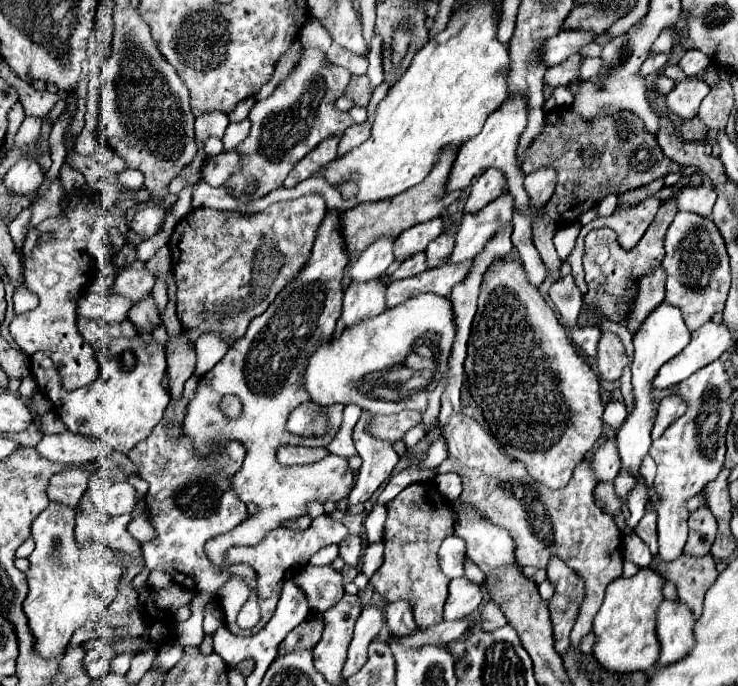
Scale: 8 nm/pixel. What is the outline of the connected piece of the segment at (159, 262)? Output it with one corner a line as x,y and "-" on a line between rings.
163,245
147,263
145,267
161,277
165,283
167,283
167,297
169,301
175,301
175,291
177,291
177,285
175,285
175,277
173,277
173,269
171,269
171,251
167,245

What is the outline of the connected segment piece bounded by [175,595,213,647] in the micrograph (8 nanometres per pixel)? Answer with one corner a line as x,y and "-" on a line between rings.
195,595
193,603
191,603
191,617
183,623
177,623
175,633
177,633
177,641
181,645
189,645
189,647
199,647
205,633
203,633
203,607
205,603
209,603
213,599
213,595

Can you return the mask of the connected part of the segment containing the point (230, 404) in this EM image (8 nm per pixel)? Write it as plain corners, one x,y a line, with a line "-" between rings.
223,397
221,401
221,411
229,417
229,419
237,419
241,417
241,401
237,397

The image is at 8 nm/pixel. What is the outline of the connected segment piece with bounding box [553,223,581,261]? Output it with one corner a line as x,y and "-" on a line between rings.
573,223
573,225
567,225
563,229
559,229
553,237
553,243
555,243
555,249
559,253
559,257
565,261
569,257
569,251
573,251
573,245
577,241
577,235
581,231
581,225
579,223

